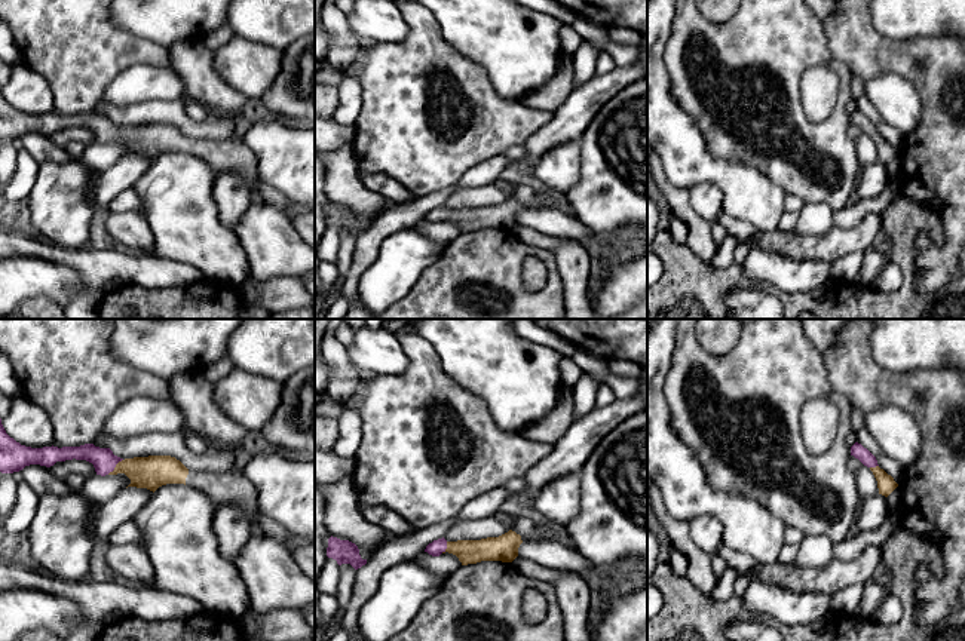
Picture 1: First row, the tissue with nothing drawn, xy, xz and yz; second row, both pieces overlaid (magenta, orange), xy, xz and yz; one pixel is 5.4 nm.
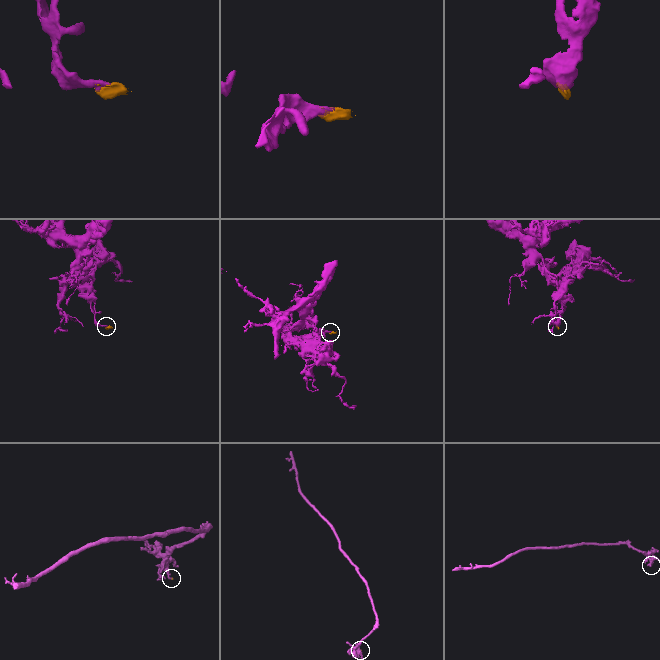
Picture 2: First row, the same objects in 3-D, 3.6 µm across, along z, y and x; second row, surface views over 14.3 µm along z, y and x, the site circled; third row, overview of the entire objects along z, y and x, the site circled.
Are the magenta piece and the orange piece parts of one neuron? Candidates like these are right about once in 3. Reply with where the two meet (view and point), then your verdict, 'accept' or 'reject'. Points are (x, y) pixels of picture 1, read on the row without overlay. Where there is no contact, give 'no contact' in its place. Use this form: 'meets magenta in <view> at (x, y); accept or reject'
meets magenta in xy at (115, 134); accept

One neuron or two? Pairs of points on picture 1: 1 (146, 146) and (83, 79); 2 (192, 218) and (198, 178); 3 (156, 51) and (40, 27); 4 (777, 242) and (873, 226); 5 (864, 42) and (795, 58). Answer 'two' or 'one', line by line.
1: two
2: one
3: one
4: one
5: two

